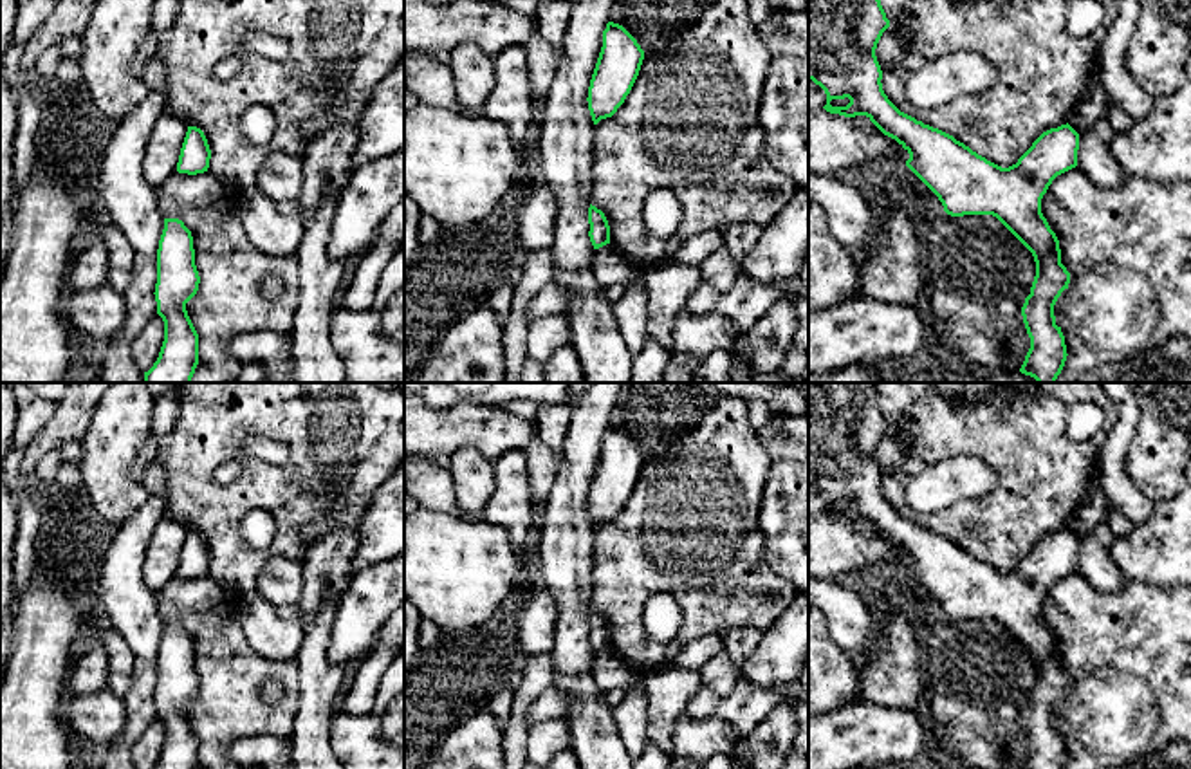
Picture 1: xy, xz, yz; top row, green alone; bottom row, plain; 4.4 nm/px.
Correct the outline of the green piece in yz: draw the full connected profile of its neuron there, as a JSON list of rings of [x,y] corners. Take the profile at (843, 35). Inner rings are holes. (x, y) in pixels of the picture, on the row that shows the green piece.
[[[808,0],[808,79],[825,90],[826,112],[866,116],[884,135],[895,139],[909,153],[906,166],[938,197],[947,215],[992,215],[1032,253],[1036,276],[1021,307],[1030,348],[1020,372],[1038,383],[1056,383],[1068,354],[1054,305],[1068,289],[1070,273],[1061,264],[1059,240],[1041,213],[1041,199],[1057,175],[1077,166],[1079,134],[1066,123],[1043,132],[1009,168],[987,161],[953,135],[900,112],[888,99],[875,56],[888,27],[881,0]]]

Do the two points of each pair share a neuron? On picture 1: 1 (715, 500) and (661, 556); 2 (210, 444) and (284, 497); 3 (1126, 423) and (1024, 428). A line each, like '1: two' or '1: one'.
1: one
2: one
3: two

